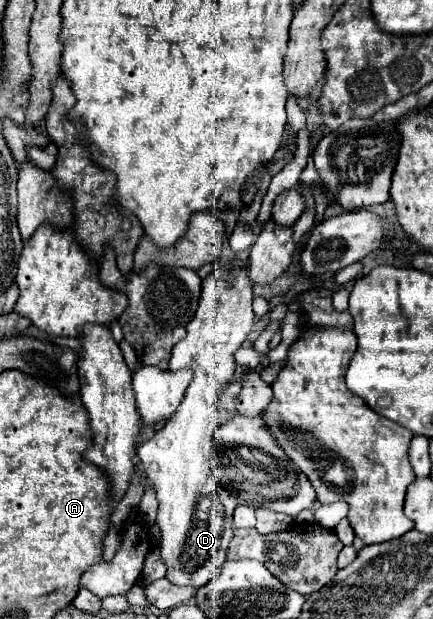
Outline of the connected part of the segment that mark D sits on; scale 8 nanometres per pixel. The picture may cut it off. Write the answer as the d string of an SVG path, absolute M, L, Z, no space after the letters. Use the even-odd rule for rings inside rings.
M246 271L236 281L228 277L202 280L198 311L186 327L186 337L176 343L170 357L170 371L190 369L192 381L176 415L138 447L138 457L156 489L160 525L160 557L166 563L166 579L174 585L202 587L216 577L226 561L226 549L234 533L236 499L220 485L212 473L214 431L218 421L218 397L234 381L234 353L254 325L252 283Z

